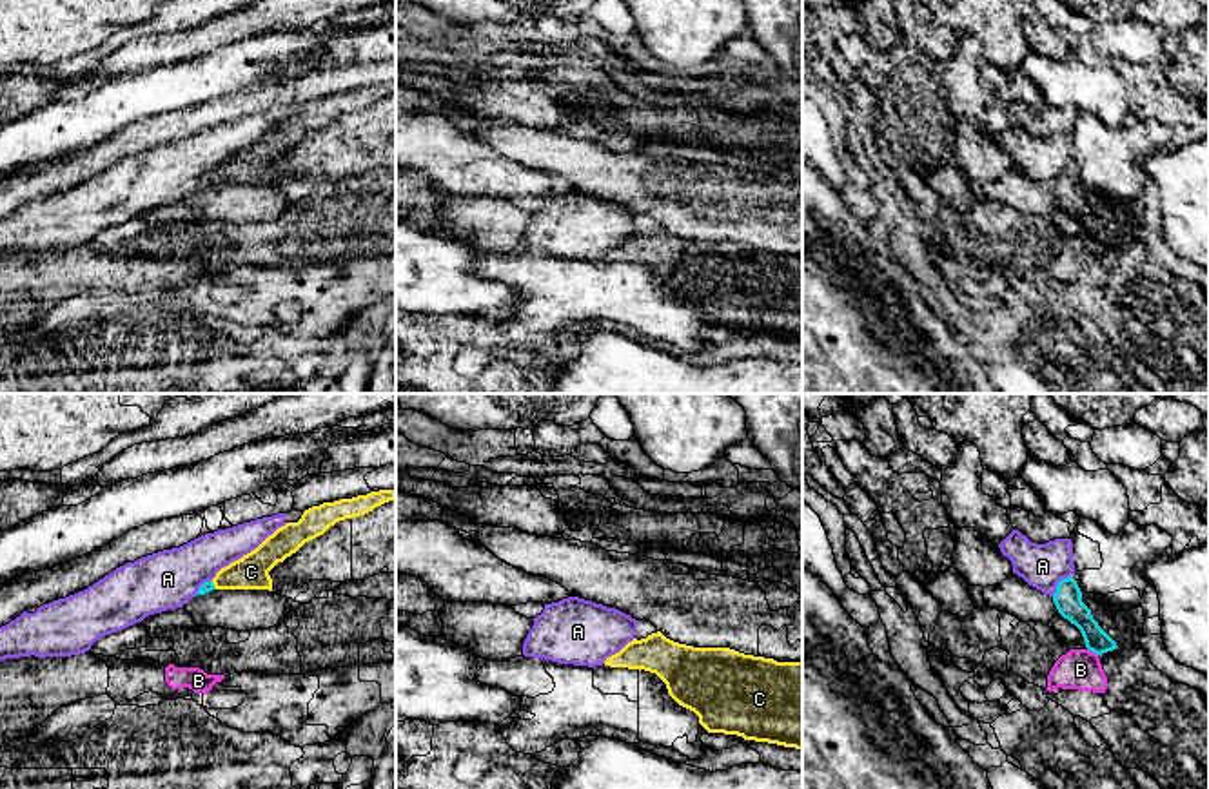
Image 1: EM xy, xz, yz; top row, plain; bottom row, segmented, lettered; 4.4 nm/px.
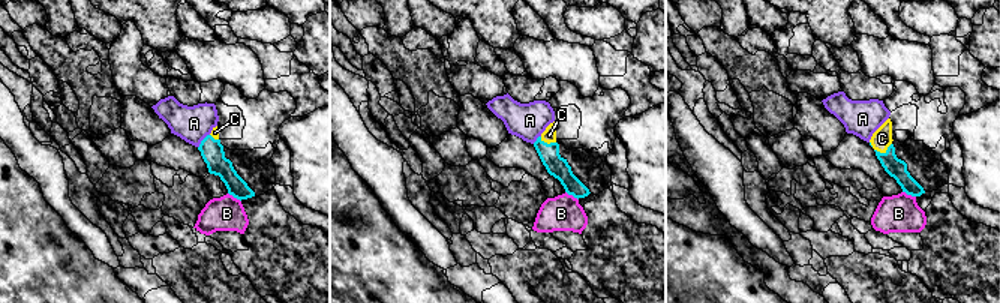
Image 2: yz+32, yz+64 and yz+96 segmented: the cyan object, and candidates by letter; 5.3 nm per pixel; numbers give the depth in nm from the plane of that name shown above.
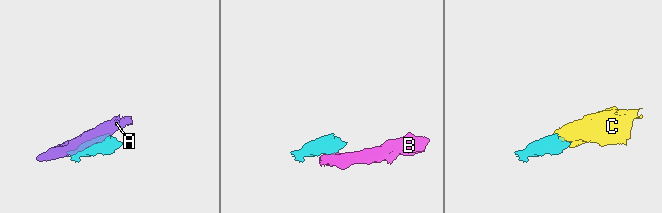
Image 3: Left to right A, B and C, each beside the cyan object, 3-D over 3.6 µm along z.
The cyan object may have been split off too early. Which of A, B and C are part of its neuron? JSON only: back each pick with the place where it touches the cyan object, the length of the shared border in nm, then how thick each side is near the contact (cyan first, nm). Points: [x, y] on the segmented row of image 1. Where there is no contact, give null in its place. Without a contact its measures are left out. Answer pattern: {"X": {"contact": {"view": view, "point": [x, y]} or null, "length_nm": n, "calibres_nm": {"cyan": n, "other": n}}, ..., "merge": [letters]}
{"C": {"contact": {"view": "xy", "point": [213, 584]}, "length_nm": 50, "calibres_nm": {"cyan": 50, "other": 160}}, "merge": ["C"]}

